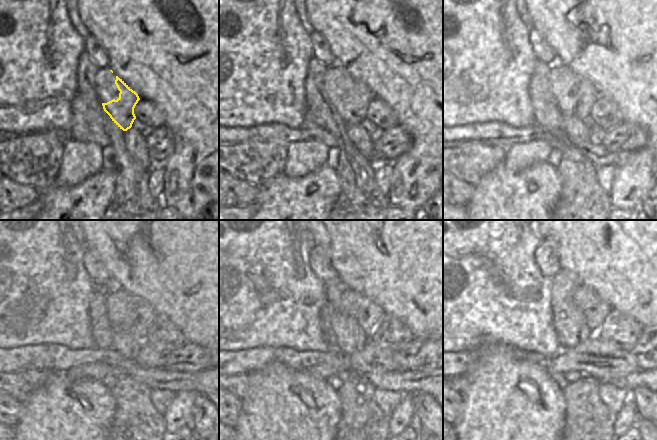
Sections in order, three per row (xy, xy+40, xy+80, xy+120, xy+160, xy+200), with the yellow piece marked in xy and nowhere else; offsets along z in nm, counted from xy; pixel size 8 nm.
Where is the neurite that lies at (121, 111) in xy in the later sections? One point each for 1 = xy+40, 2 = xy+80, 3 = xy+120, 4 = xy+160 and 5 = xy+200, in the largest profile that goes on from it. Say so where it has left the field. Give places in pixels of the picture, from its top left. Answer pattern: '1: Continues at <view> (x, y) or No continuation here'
1: Continues at xy+40 (352, 108)
2: Continues at xy+80 (582, 93)
3: Continues at xy+120 (136, 315)
4: Continues at xy+160 (367, 313)
5: Continues at xy+200 (595, 310)

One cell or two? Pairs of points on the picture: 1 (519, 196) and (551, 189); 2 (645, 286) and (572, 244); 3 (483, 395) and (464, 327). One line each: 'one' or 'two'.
1: one
2: one
3: two

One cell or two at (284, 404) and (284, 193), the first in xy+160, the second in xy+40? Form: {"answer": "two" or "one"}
{"answer": "one"}

